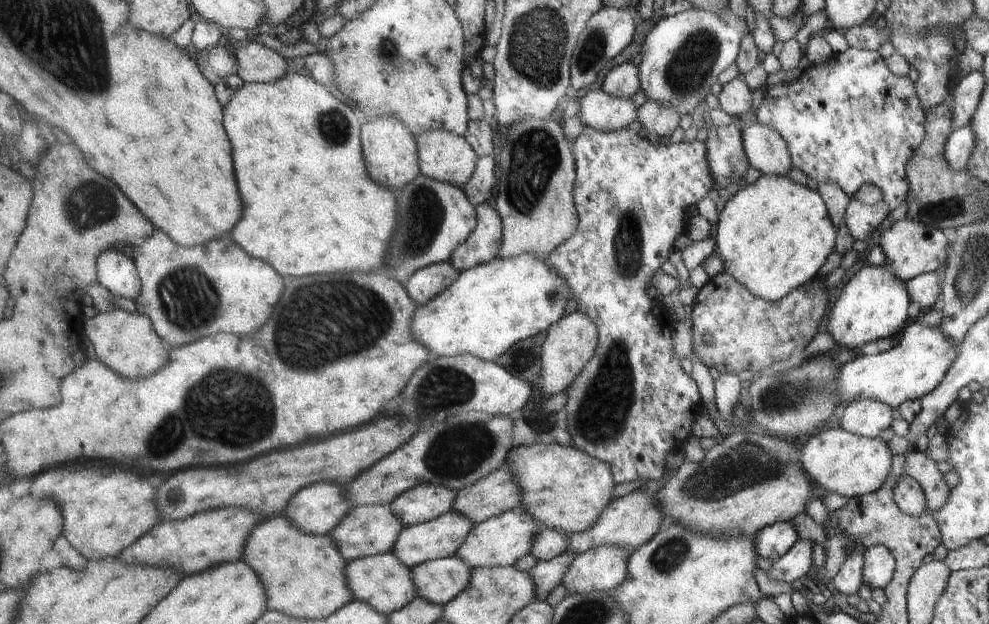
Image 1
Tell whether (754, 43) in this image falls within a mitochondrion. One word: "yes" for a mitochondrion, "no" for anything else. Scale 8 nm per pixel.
no

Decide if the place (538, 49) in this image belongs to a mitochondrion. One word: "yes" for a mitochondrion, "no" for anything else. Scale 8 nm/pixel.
yes

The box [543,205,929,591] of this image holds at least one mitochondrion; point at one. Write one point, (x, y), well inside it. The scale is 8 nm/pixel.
(602, 413)

